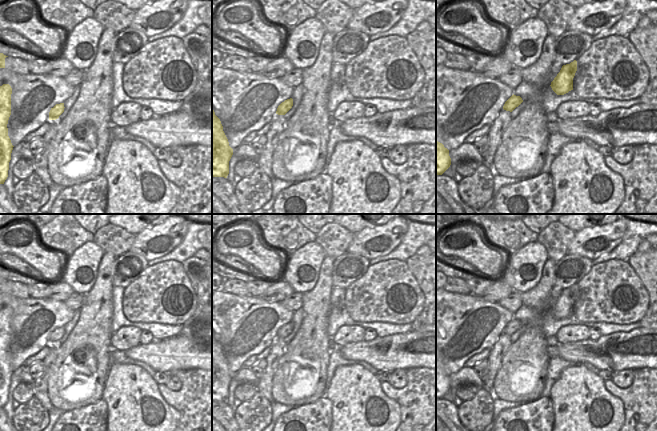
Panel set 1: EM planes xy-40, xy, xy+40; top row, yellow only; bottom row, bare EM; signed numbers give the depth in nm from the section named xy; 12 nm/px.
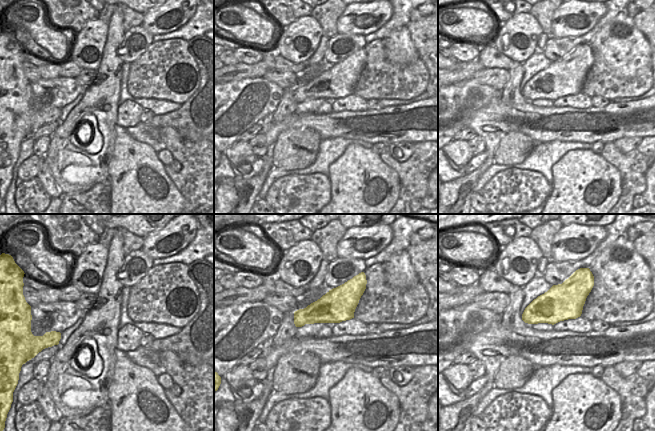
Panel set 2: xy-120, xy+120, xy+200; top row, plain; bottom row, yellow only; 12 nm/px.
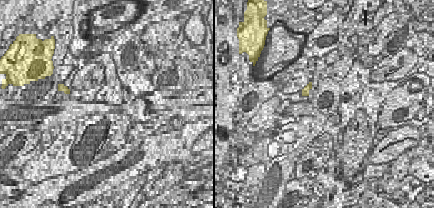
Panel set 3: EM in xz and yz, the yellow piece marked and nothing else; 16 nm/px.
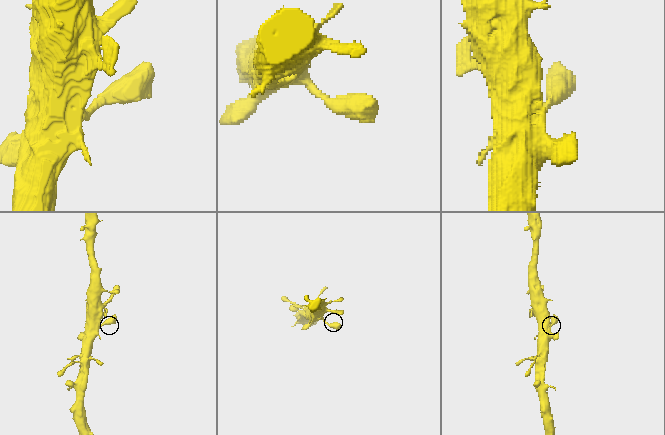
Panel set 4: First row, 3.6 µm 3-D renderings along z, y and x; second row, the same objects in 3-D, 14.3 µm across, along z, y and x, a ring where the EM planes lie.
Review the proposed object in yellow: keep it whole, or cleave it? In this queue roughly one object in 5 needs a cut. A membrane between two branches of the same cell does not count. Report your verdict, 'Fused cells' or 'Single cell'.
Single cell.

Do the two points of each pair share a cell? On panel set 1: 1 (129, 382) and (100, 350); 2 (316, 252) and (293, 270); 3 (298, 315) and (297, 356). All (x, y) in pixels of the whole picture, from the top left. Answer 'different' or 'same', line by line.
1: different
2: same
3: different

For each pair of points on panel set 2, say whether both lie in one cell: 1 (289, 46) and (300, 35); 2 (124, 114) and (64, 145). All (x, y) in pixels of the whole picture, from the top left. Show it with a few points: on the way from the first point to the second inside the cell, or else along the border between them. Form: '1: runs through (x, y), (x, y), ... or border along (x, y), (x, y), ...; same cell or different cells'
1: runs through (292, 43), (292, 40), (297, 36); same cell
2: border along (119, 105), (116, 125); different cells

